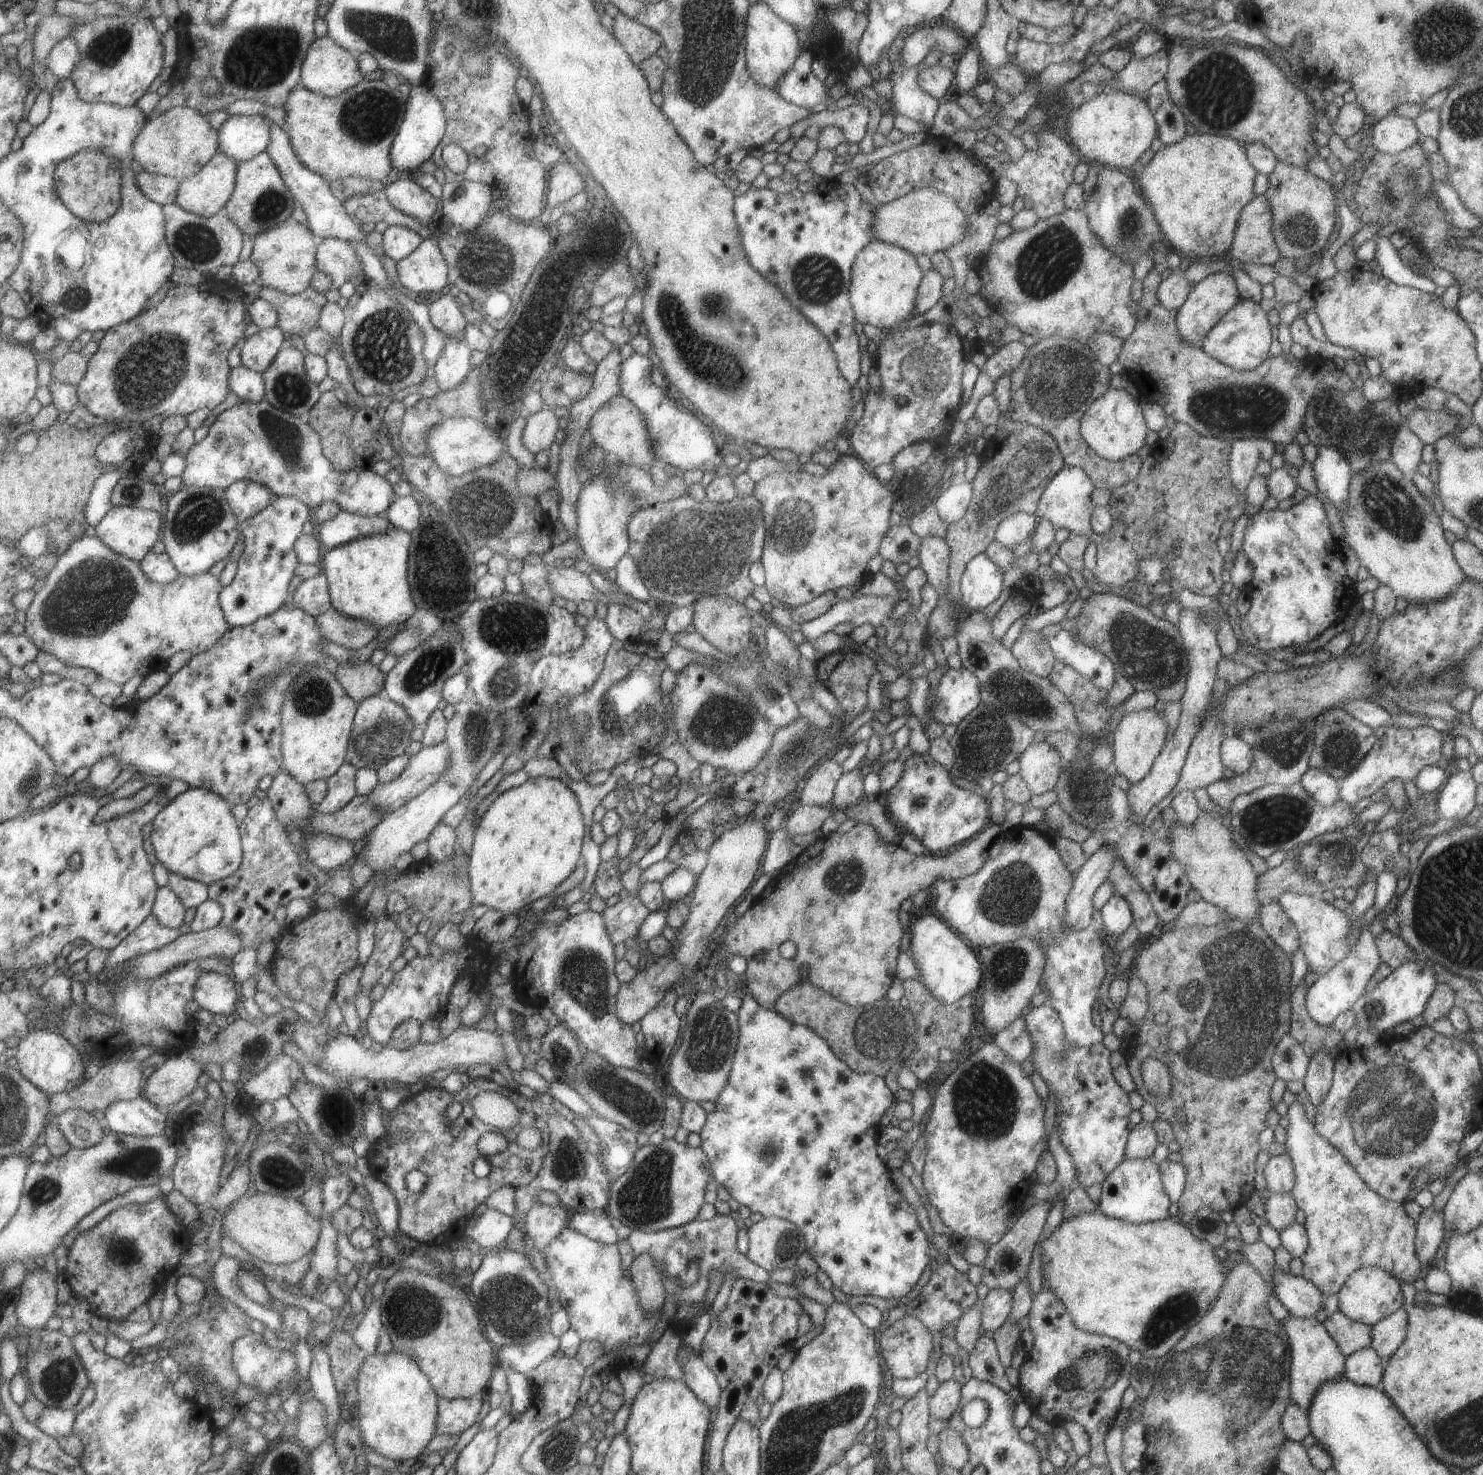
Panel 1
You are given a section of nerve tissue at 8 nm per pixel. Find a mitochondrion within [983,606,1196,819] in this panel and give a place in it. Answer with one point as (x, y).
(1150, 660)

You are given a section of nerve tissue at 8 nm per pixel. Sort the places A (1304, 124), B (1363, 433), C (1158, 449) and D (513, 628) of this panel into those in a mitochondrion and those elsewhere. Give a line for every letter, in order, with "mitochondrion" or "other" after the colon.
A: other
B: mitochondrion
C: other
D: mitochondrion

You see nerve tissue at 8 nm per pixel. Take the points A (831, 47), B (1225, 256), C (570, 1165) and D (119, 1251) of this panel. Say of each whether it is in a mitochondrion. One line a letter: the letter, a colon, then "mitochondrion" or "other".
A: other
B: other
C: mitochondrion
D: mitochondrion

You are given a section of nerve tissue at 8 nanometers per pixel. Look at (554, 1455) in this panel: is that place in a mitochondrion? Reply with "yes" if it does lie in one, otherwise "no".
yes

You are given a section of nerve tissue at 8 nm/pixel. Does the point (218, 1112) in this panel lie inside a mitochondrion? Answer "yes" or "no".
no

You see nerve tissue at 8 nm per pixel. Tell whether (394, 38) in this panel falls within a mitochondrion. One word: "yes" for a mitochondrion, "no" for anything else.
yes

